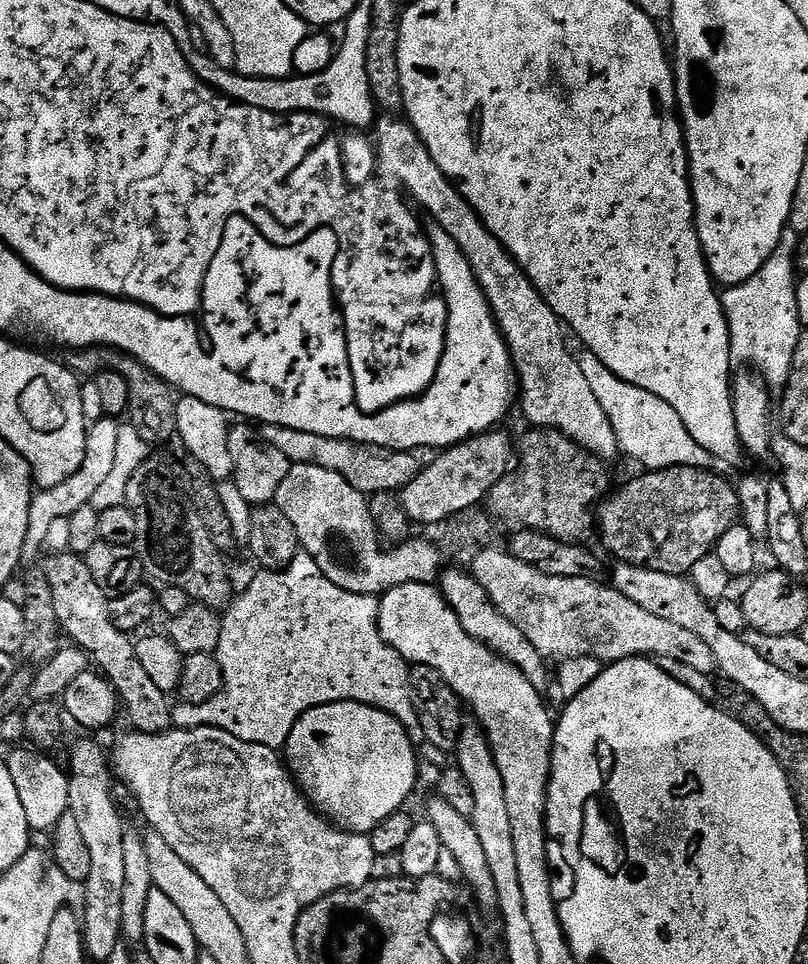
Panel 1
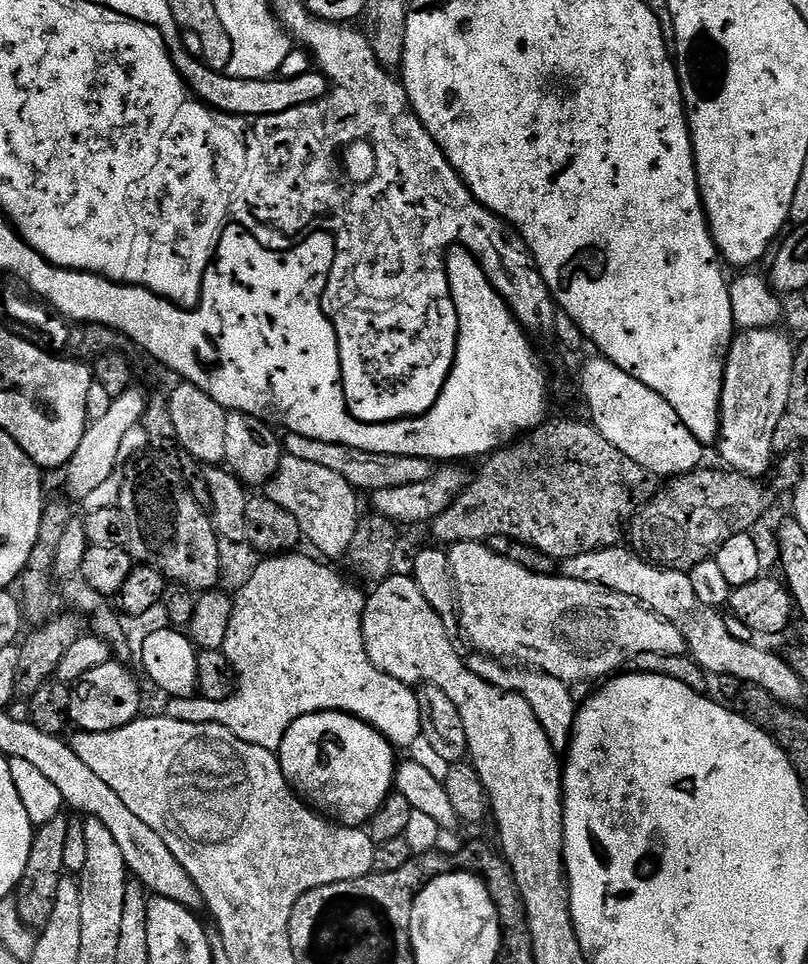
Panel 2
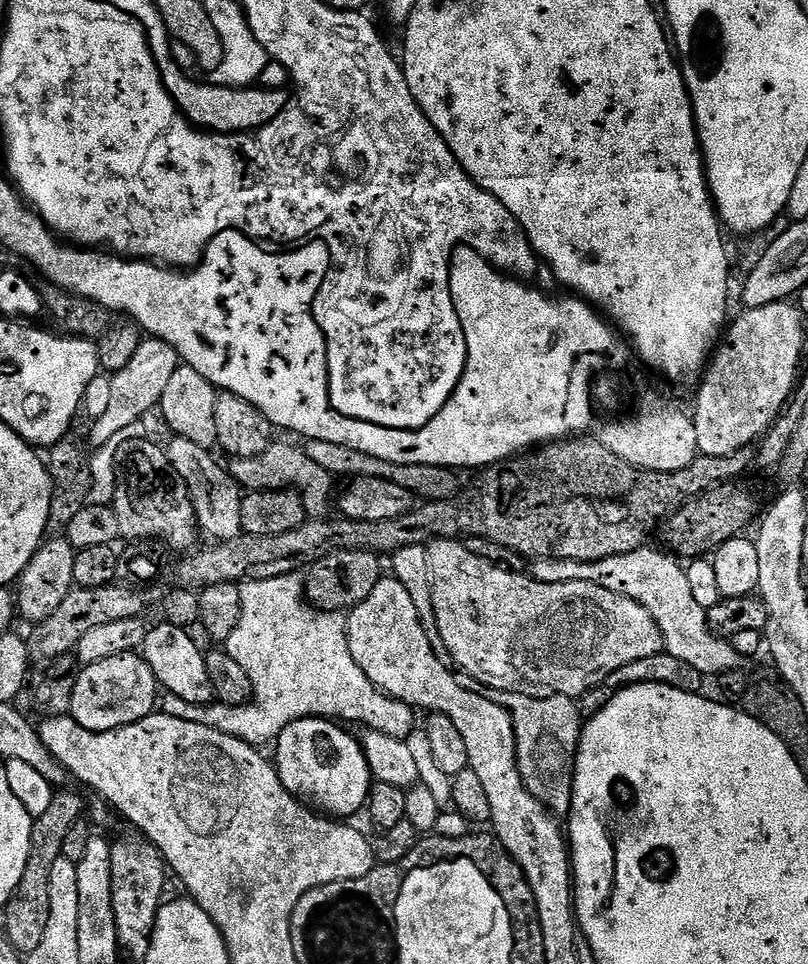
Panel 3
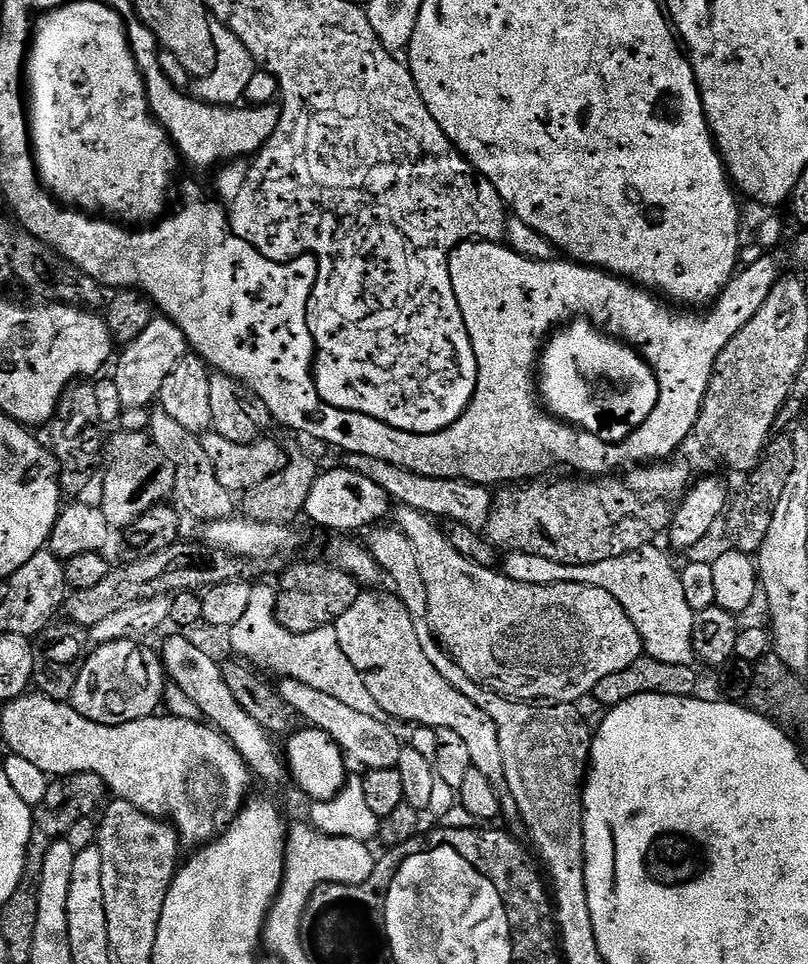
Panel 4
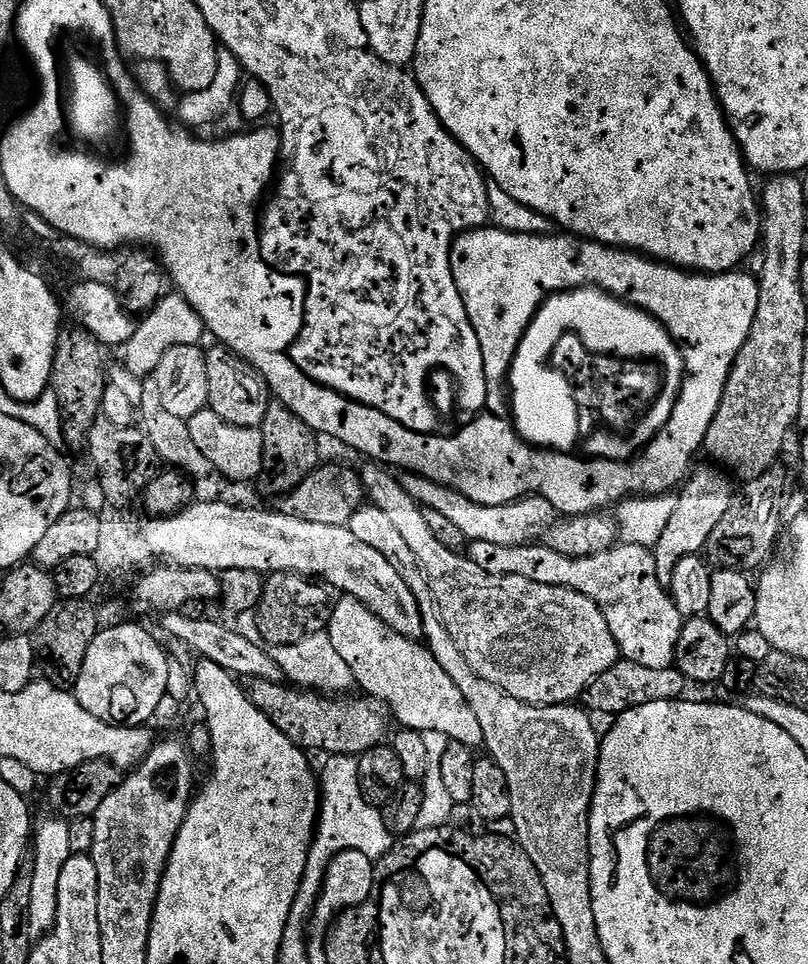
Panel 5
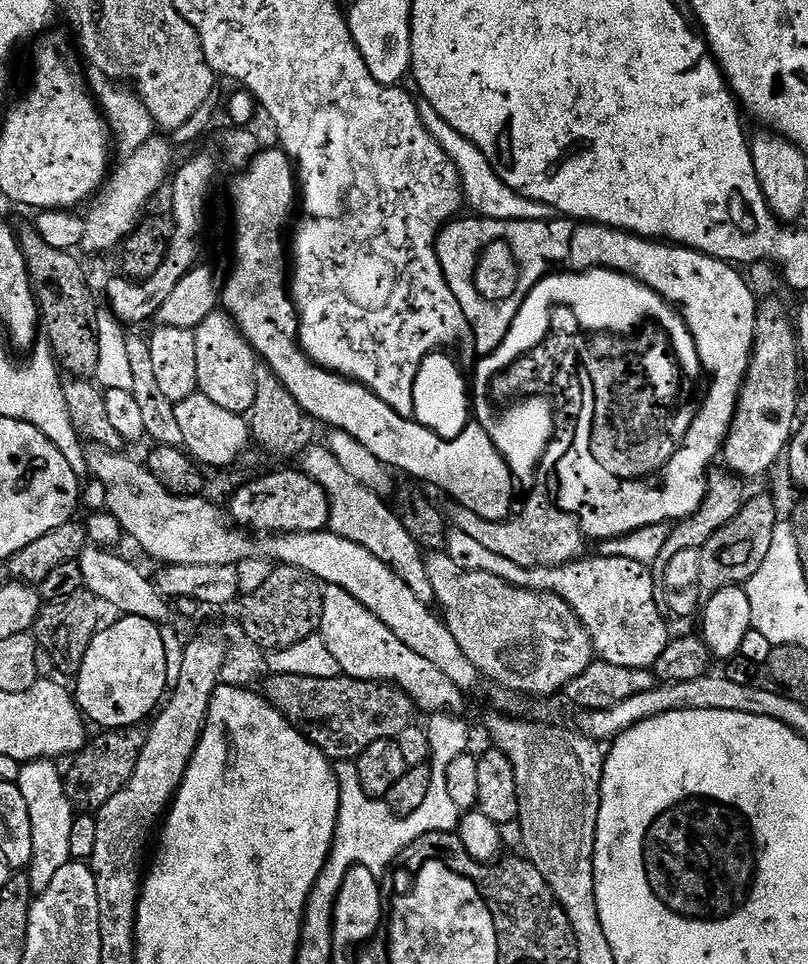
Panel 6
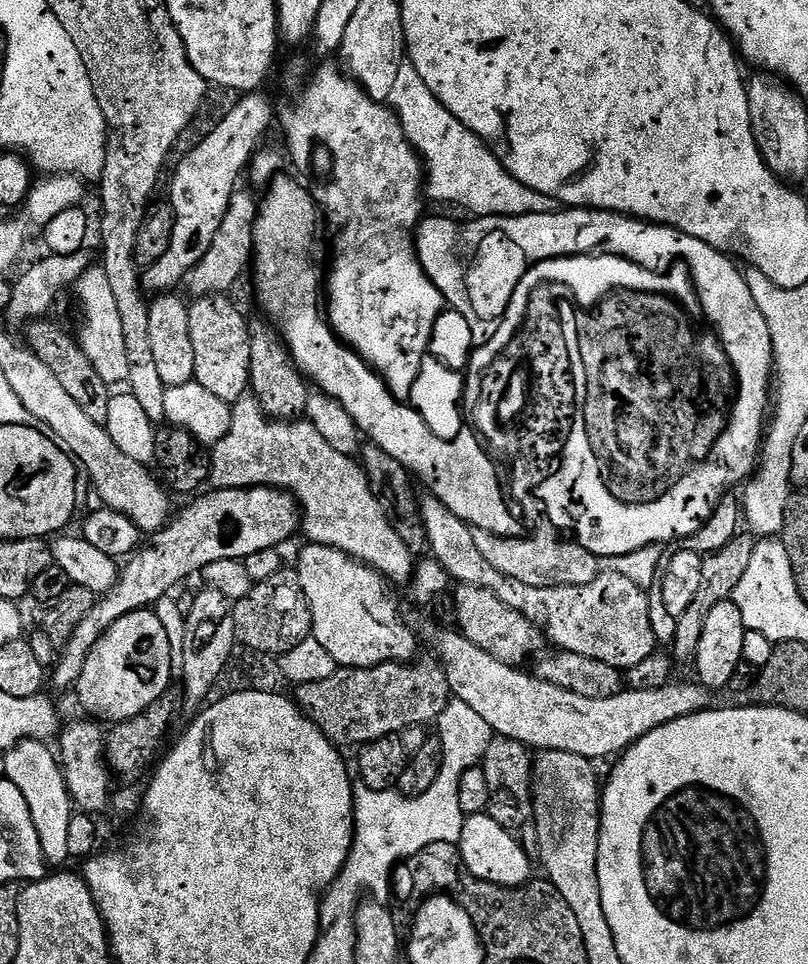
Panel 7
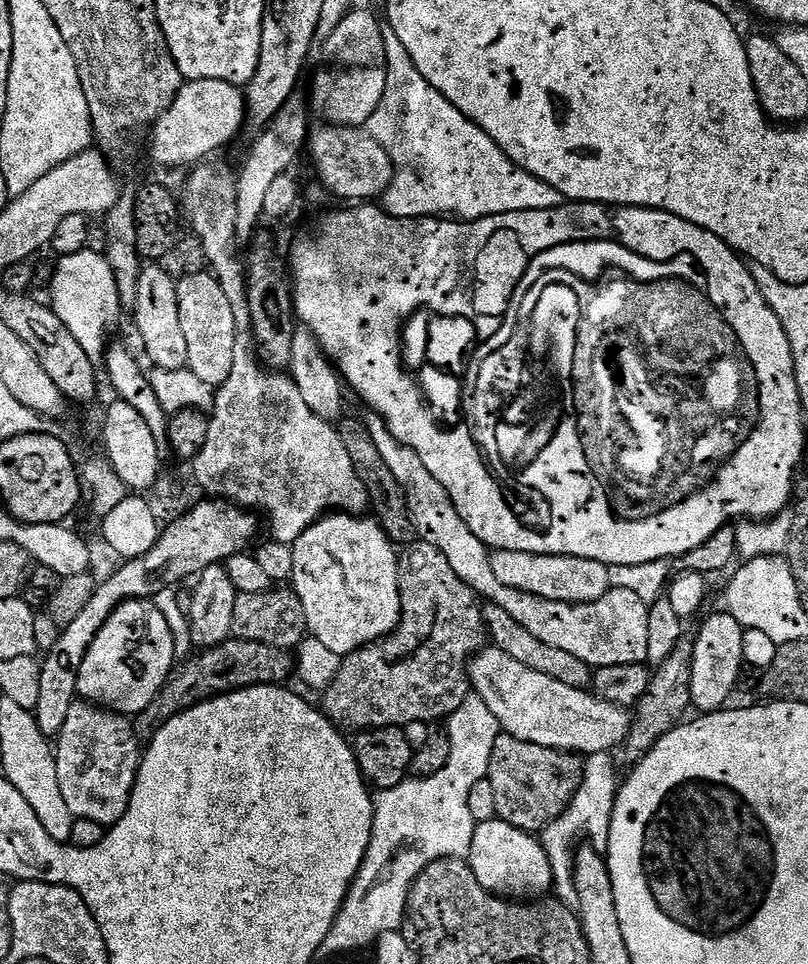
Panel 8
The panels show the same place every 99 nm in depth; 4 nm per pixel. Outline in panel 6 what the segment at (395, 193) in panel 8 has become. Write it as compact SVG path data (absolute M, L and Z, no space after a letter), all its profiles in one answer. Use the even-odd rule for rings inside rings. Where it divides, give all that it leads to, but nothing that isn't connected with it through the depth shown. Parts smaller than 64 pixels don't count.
M421 103L420 117L426 130L430 130L433 138L440 143L442 150L446 150L446 154L454 162L460 175L460 182L464 185L464 199L467 207L469 209L472 207L476 211L473 213L477 217L486 220L513 220L514 222L546 222L557 219L558 213L554 210L554 206L534 202L530 198L510 190L510 186L506 186L506 182L502 182L502 178L498 178L498 174L486 158L486 154L482 154L482 150L478 146L474 146L474 142L462 138L462 134L458 134L458 130L450 127L440 117L438 110L434 110L434 106Z

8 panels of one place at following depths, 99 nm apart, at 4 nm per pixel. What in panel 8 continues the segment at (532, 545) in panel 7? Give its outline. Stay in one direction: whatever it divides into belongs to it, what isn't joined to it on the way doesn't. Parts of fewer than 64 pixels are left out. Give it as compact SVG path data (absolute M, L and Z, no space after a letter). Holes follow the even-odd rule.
M495 550L490 558L490 570L498 582L513 590L522 590L538 598L550 598L567 604L598 602L611 588L610 567L607 564L581 556L551 556L522 550Z

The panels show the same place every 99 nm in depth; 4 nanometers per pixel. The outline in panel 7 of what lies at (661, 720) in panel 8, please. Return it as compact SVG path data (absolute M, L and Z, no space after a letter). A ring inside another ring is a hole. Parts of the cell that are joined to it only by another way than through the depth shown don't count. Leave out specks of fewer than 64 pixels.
M737 534L725 548L704 556L702 582L698 586L698 594L695 596L694 602L690 602L686 614L676 617L678 630L674 630L674 642L670 646L670 655L677 665L695 665L698 642L702 642L702 630L706 630L706 618L710 615L710 610L714 610L714 606L718 606L718 602L732 599L735 587L745 577L756 546L756 540L751 535L748 536Z

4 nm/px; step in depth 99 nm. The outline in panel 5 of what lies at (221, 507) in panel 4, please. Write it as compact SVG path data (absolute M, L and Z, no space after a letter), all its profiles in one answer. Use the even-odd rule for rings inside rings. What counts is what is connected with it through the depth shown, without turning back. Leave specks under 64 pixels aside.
M148 378L143 383L144 393L142 394L142 404L138 409L138 424L150 438L157 457L167 467L174 468L177 472L184 472L192 479L192 485L196 488L197 501L219 501L223 497L220 495L223 494L224 487L226 487L224 477L220 475L214 462L209 462L202 455L202 450L198 450L198 446L194 446L194 442L190 438L188 422L182 418L174 418L174 414L170 414L170 410L166 410L166 406L162 406L162 398L158 395L155 379Z

